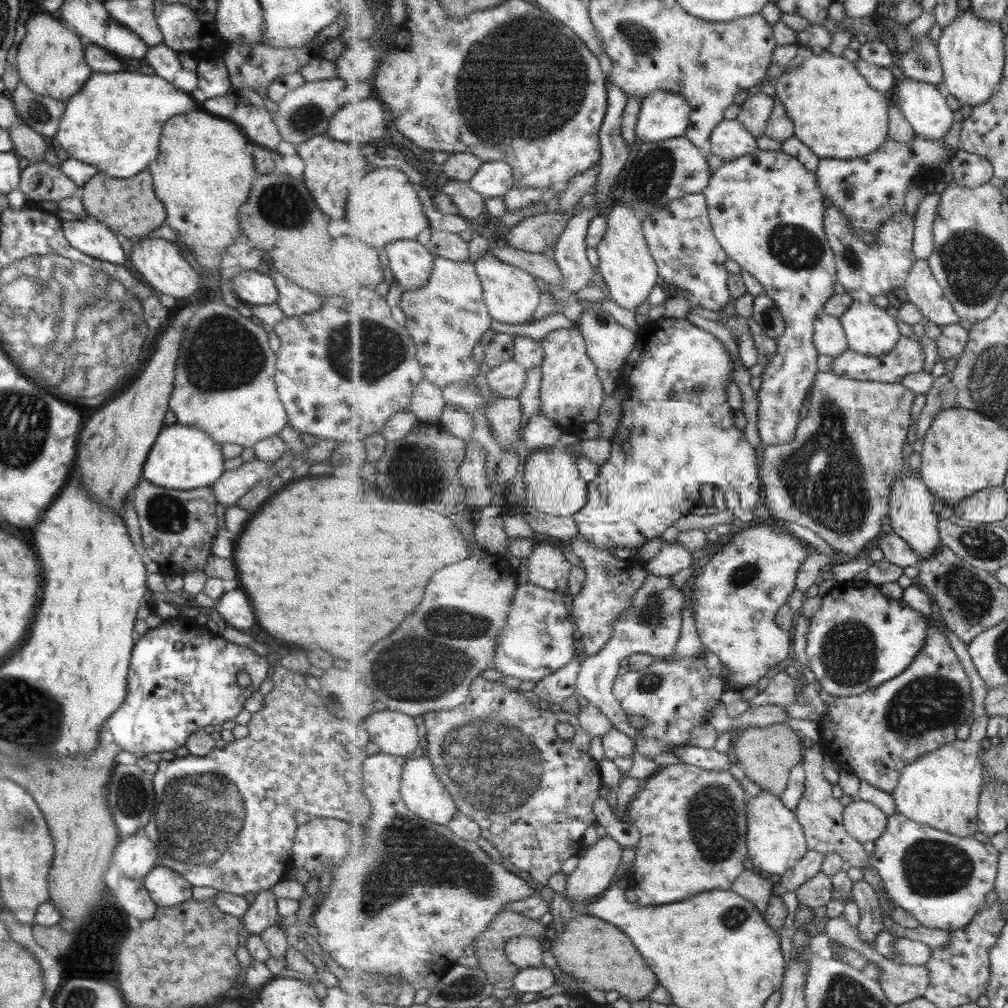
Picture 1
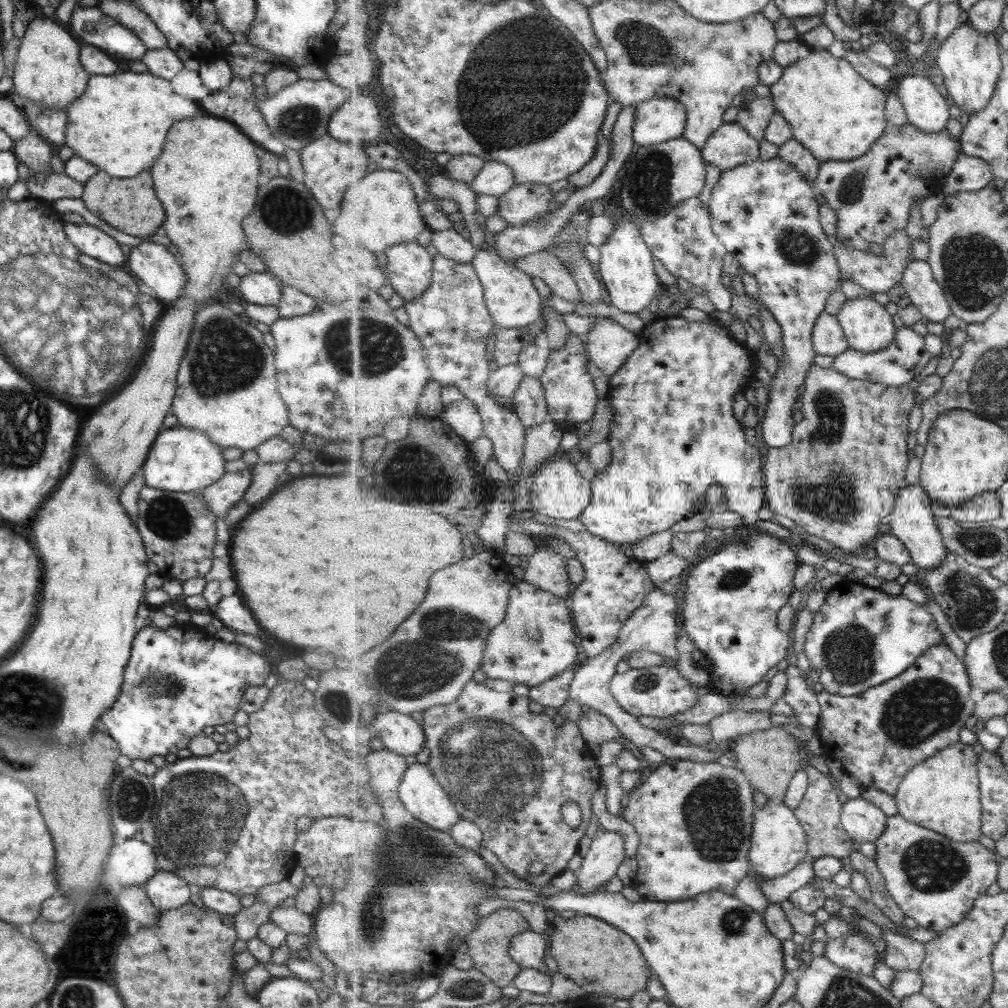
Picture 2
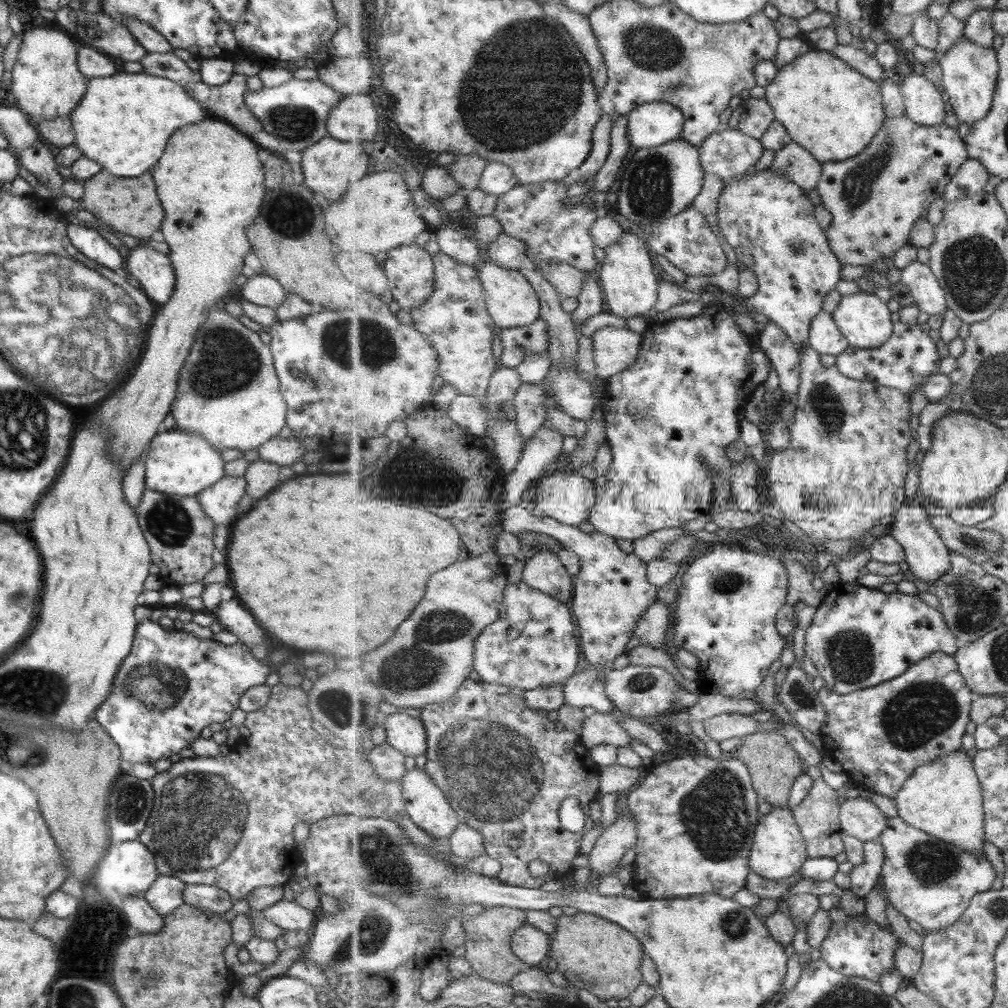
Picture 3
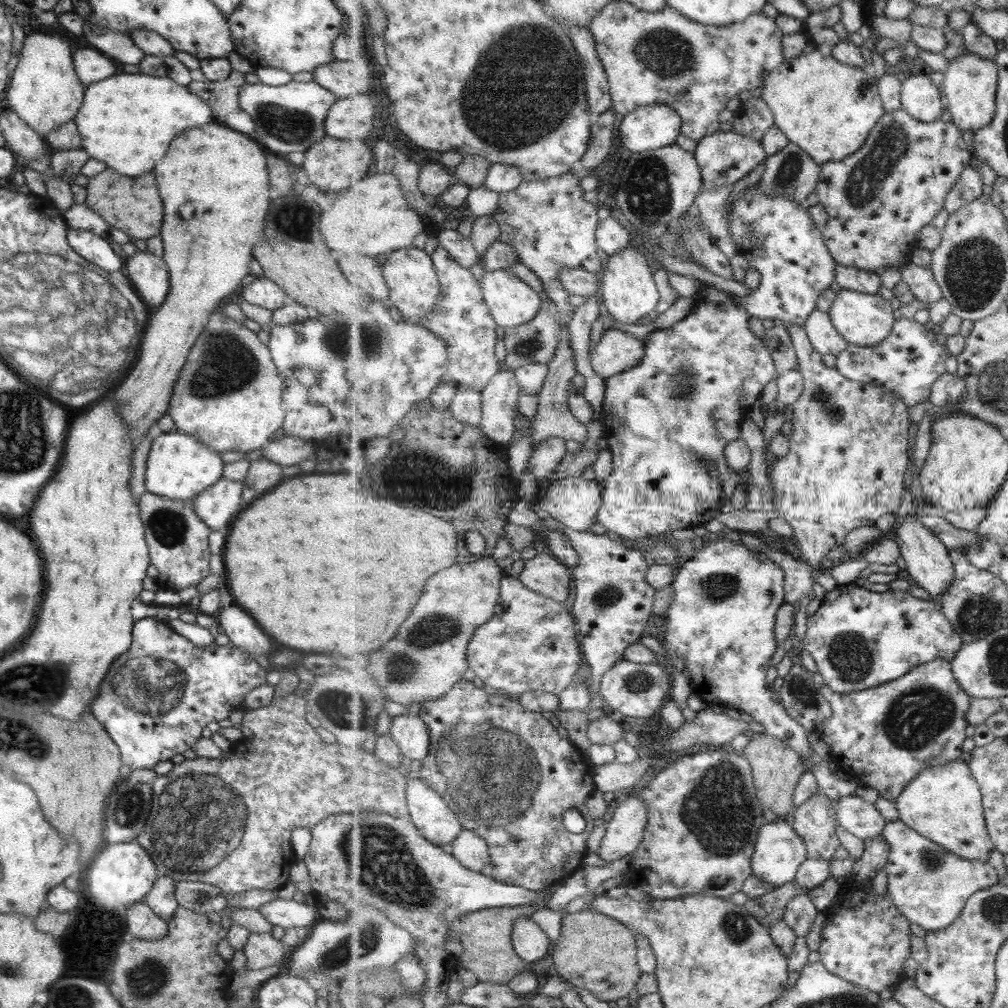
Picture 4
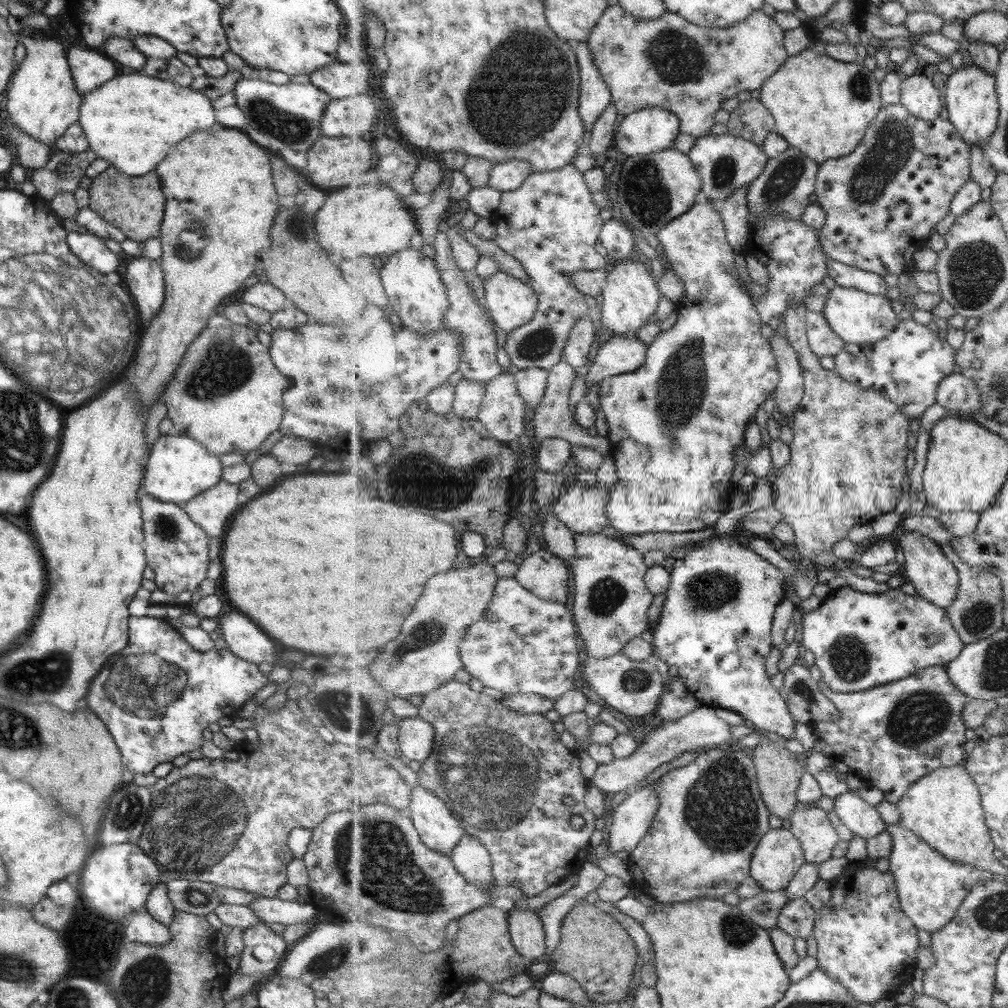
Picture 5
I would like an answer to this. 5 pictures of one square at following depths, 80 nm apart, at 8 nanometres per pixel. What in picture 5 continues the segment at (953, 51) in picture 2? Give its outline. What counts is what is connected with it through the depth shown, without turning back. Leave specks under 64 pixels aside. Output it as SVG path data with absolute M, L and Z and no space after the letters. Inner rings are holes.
M974 62L949 75L945 87L948 119L957 127L965 142L981 146L982 142L990 140L1000 122L1000 98L995 74L989 74Z

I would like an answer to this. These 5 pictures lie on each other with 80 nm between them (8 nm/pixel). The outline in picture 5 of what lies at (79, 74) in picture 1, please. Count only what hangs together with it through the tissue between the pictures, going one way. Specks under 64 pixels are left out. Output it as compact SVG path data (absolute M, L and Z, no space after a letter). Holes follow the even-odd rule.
M22 34L19 41L25 48L25 57L15 67L15 71L6 87L6 114L10 124L33 140L44 144L52 152L55 141L78 120L78 110L82 97L77 94L65 52L58 42L46 35L45 39Z

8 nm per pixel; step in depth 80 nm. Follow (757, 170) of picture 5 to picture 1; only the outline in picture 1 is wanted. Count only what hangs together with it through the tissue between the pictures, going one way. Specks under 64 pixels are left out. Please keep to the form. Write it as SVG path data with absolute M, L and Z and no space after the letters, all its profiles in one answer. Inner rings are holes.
M725 119L716 126L711 137L712 152L724 162L731 162L758 151L758 138L738 119Z

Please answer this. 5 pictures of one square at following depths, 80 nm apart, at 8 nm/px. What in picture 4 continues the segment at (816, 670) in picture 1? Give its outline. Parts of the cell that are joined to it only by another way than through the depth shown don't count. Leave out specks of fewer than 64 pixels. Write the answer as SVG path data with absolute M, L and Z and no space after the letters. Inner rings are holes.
M856 583L837 584L827 591L819 610L807 616L807 631L803 637L803 650L814 660L823 684L838 693L852 693L883 685L909 675L917 666L927 665L940 657L952 660L960 652L963 638L939 611L933 600L922 600L897 589L873 592Z

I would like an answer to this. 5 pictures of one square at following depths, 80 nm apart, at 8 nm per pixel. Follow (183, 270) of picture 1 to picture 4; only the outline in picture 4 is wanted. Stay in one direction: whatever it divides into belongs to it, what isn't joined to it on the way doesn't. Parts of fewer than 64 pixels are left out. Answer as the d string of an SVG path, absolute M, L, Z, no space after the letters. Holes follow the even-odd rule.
M143 249L124 256L126 277L137 291L146 311L151 313L164 301L169 288L165 263L155 254L149 254Z

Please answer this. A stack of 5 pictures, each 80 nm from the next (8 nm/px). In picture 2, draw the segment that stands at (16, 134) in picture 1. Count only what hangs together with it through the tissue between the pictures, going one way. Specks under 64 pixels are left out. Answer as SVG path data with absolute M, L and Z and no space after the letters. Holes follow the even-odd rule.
M30 132L27 136L16 140L11 151L18 162L27 166L30 172L52 173L49 160L51 160L55 148L39 135Z

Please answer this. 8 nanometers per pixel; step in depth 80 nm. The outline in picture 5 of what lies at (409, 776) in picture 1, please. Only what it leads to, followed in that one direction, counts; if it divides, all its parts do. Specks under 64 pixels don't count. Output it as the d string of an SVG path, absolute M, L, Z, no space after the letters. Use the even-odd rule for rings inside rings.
M420 784L412 789L409 816L421 840L441 854L451 855L466 835L462 822L449 810L444 799Z

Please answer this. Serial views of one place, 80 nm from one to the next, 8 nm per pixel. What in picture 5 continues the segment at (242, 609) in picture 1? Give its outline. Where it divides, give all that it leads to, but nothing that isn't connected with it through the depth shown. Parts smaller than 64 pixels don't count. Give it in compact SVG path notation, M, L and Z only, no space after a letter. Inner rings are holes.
M229 612L221 618L219 636L230 652L247 663L255 666L262 662L274 665L277 660L275 644L255 624L251 624L249 618L237 612Z

